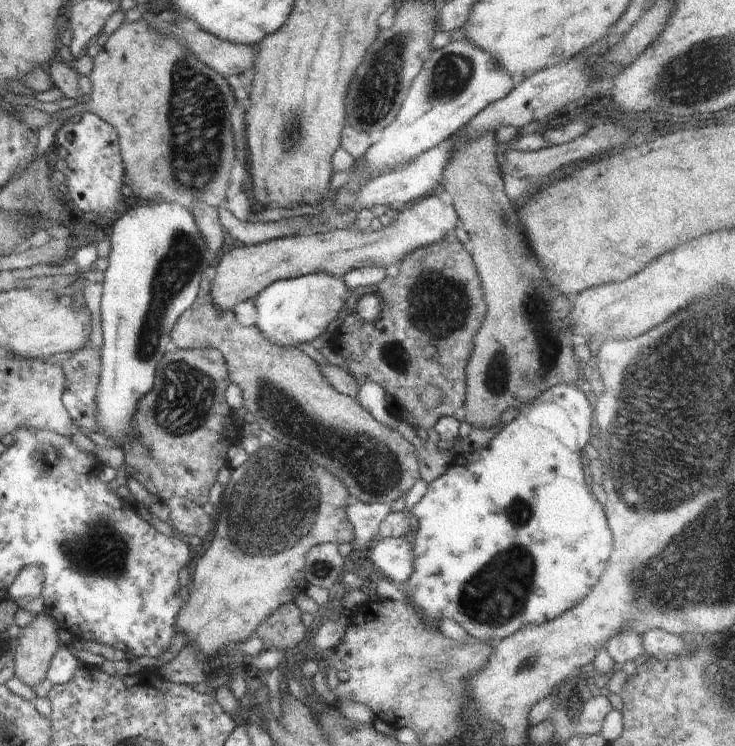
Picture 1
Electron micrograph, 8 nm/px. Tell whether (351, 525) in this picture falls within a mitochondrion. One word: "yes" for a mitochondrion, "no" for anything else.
no

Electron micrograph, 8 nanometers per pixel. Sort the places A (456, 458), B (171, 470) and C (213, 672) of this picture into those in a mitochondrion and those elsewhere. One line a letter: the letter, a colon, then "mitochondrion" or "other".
A: other
B: other
C: other

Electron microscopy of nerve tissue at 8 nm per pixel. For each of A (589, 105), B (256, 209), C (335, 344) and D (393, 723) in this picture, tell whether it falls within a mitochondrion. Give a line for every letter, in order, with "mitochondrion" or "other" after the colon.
A: other
B: other
C: other
D: other

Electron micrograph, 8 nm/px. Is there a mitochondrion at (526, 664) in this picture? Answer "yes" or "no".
yes

